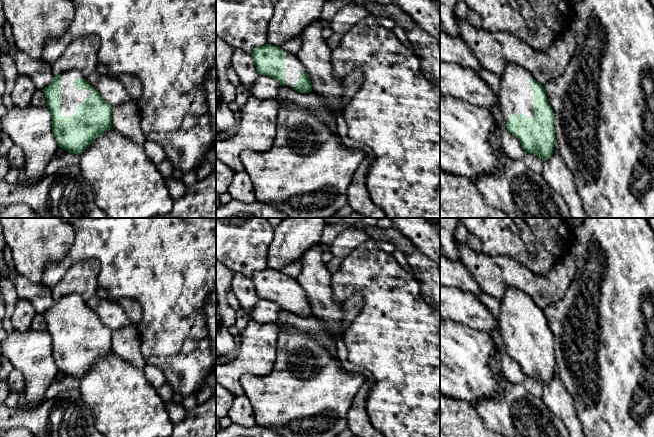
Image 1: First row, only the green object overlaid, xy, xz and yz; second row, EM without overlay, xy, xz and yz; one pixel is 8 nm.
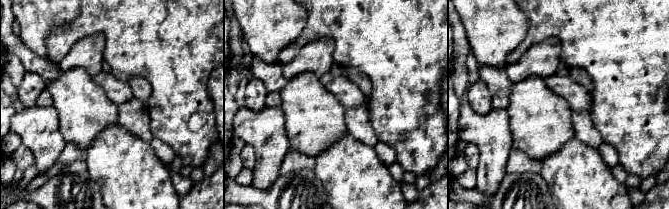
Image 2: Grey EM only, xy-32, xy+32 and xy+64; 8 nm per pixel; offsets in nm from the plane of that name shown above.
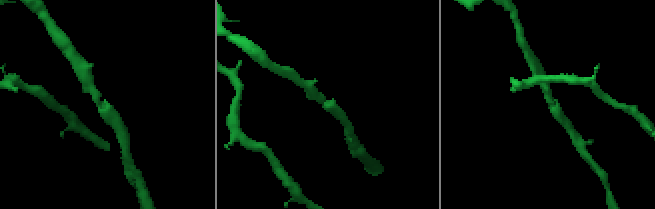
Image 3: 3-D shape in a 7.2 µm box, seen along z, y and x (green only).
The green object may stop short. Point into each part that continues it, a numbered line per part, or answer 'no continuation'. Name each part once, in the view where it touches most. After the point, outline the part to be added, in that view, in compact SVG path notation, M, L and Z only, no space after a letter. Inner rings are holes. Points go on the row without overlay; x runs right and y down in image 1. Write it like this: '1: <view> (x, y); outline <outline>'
1: xy (71, 321); outline M68 294L61 297L61 340L72 340L77 335L76 332L85 322L89 322L89 313L82 316L73 310L76 303L86 303L78 294Z

